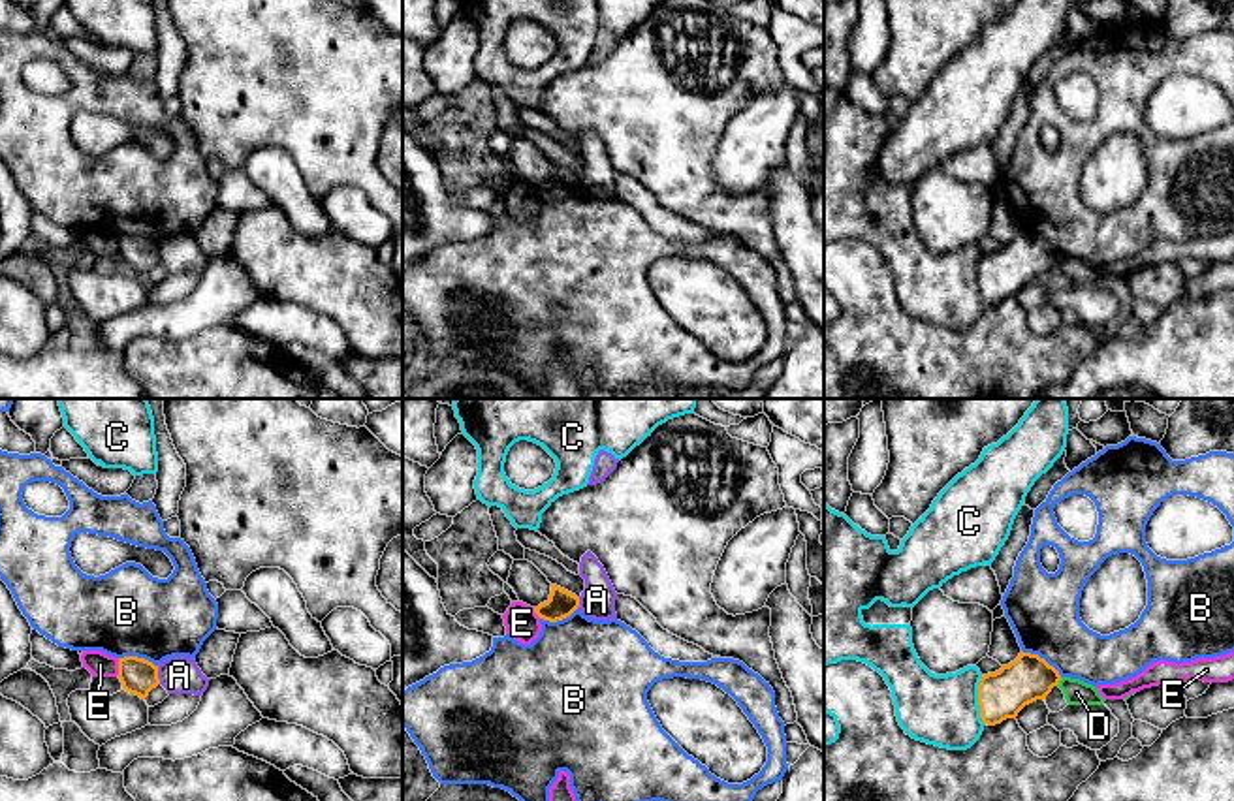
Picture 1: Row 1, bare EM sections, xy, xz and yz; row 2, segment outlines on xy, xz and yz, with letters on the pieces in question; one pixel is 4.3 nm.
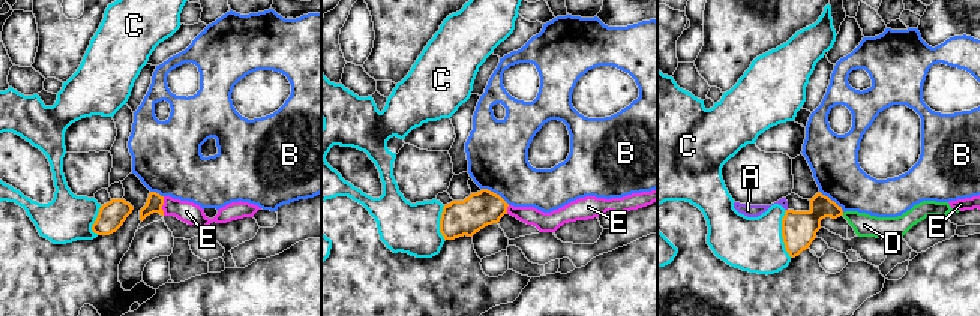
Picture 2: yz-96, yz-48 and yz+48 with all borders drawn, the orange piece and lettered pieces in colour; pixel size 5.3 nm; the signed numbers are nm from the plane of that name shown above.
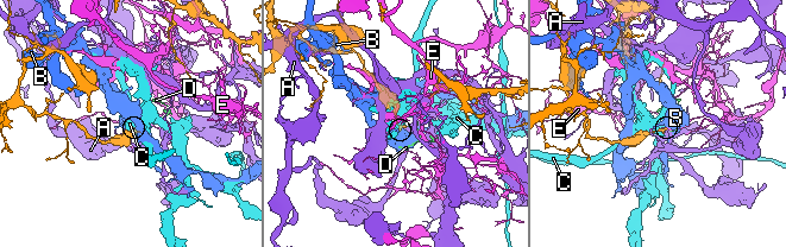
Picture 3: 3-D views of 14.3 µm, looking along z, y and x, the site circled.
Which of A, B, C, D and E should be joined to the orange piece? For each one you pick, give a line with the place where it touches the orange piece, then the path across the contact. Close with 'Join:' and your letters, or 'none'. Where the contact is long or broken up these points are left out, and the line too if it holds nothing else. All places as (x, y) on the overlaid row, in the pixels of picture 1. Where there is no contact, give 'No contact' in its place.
Join: none

